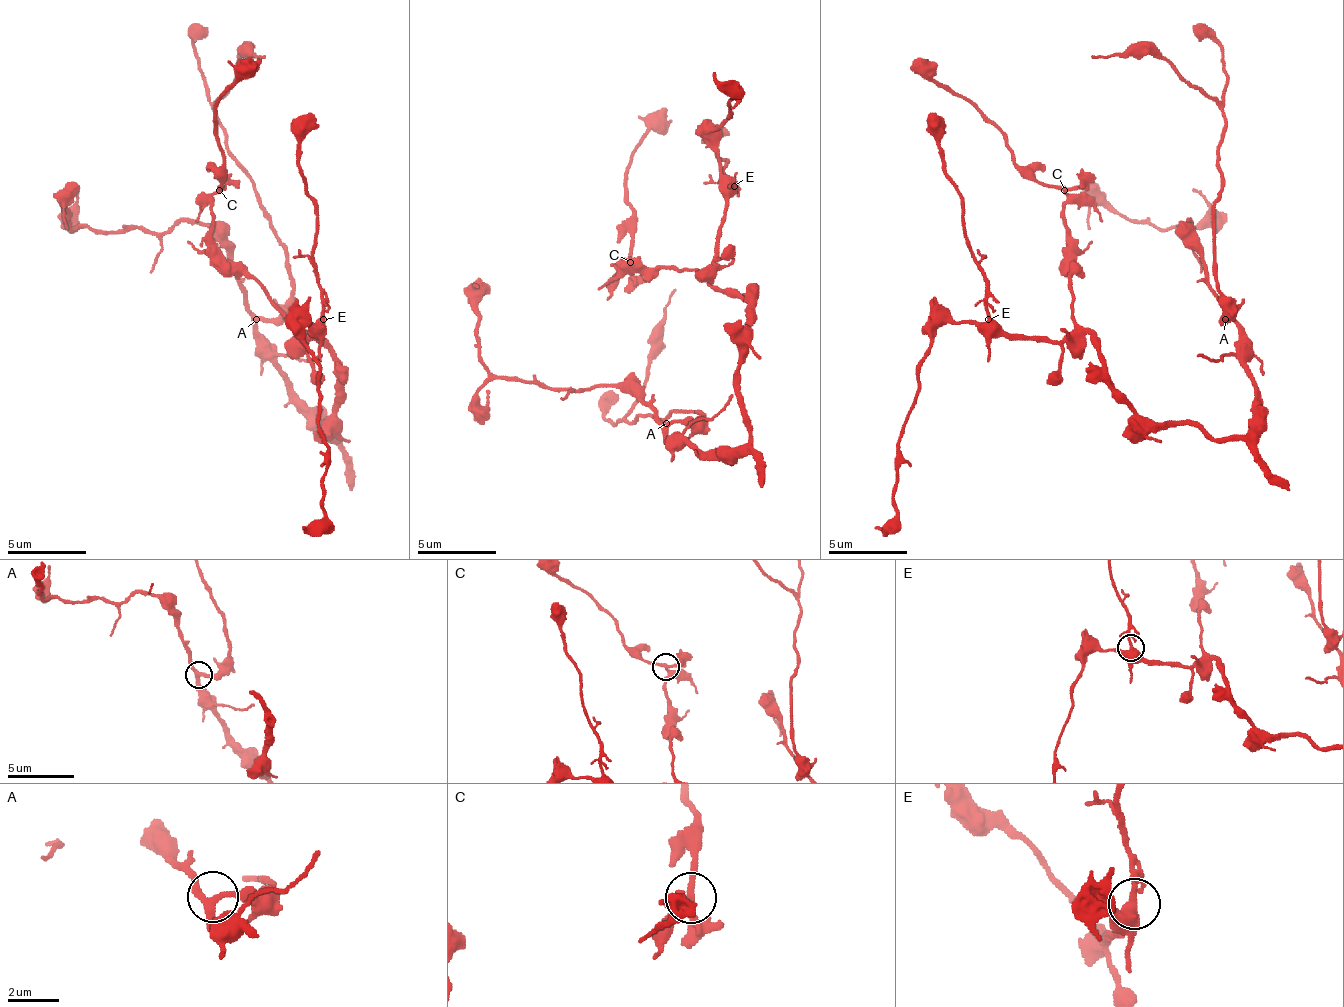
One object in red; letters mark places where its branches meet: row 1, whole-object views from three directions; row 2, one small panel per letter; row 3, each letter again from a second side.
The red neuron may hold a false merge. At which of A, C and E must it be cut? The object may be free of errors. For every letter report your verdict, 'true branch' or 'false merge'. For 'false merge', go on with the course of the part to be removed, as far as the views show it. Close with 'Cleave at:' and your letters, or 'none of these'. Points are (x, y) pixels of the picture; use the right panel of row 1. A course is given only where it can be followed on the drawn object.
A: true branch
C: false merge; foreign part runs (1063, 189), (1047, 189), (1016, 161), (1000, 133), (972, 106), (929, 82), (909, 66)
E: true branch
Cleave at: C

